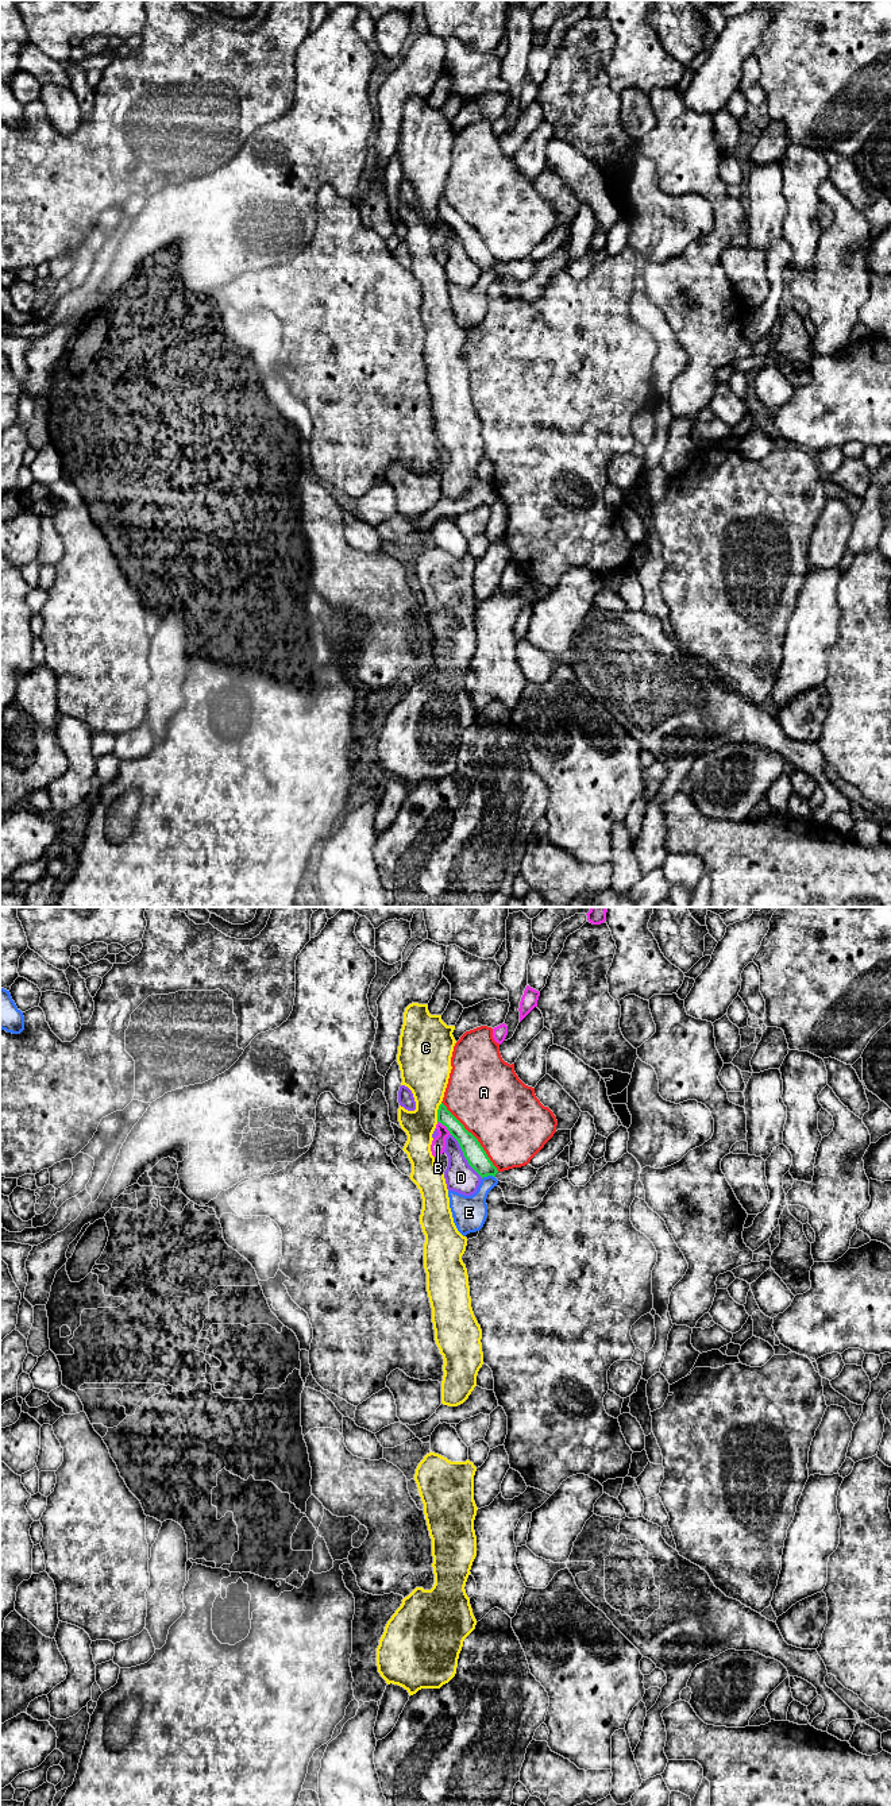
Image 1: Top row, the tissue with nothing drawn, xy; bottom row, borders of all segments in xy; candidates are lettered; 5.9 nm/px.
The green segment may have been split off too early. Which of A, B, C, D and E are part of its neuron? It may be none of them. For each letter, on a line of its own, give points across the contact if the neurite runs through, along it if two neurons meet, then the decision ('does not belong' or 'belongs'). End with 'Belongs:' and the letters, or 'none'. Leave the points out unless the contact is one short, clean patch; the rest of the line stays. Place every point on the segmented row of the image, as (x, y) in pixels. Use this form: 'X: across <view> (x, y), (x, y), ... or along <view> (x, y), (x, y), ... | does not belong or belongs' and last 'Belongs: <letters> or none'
A: does not belong
B: along xy (438, 1120), (451, 1134) | does not belong
C: does not belong
D: does not belong
E: along xy (494, 1176), (485, 1176), (482, 1179) | does not belong
Belongs: none

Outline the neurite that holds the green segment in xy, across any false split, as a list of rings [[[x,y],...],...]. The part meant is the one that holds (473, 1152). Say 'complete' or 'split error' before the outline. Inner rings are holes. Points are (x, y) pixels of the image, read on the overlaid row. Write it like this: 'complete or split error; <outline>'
complete; [[[441,1103],[437,1110],[437,1122],[447,1127],[450,1134],[458,1141],[468,1165],[483,1178],[495,1177],[498,1173],[478,1139],[468,1132],[464,1126]]]

